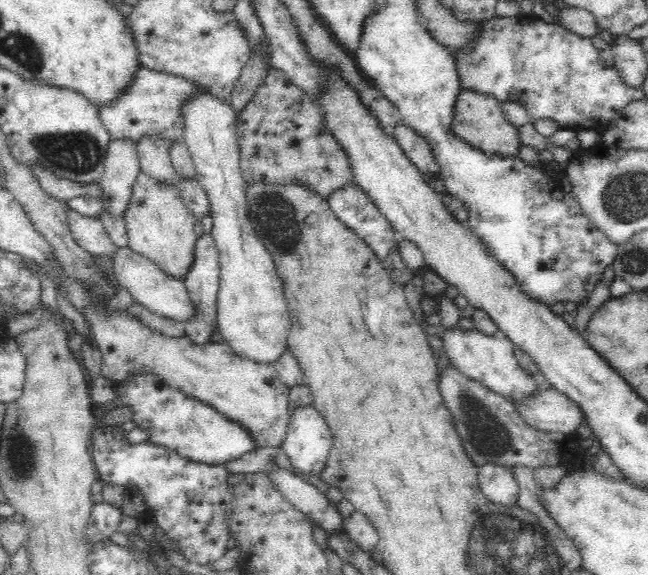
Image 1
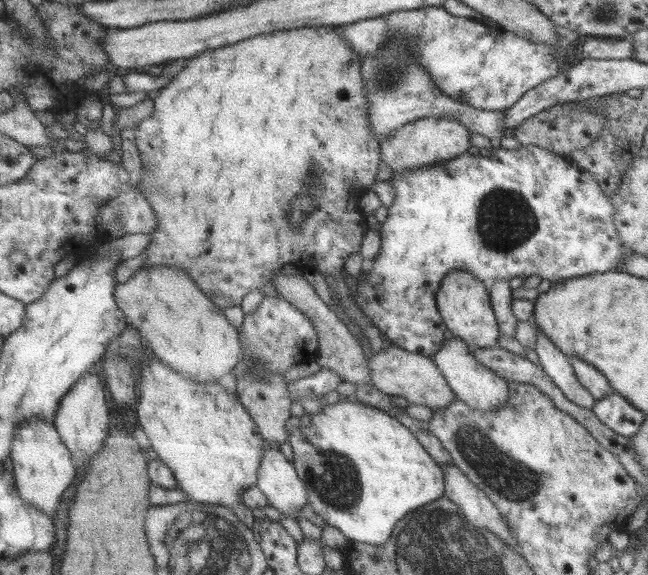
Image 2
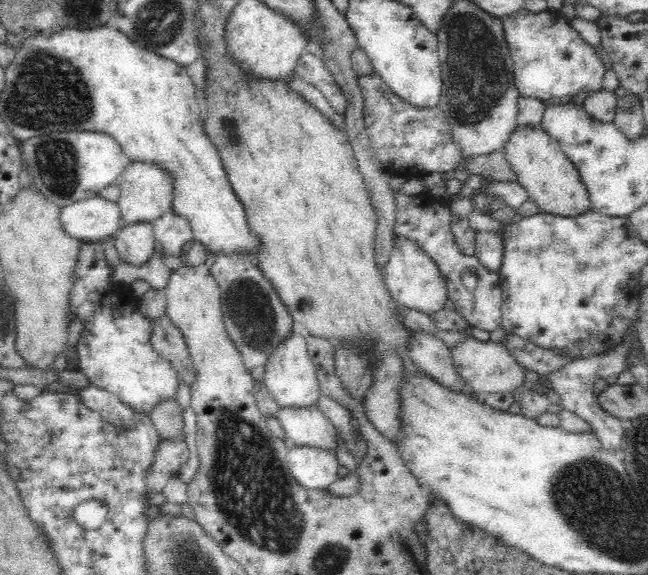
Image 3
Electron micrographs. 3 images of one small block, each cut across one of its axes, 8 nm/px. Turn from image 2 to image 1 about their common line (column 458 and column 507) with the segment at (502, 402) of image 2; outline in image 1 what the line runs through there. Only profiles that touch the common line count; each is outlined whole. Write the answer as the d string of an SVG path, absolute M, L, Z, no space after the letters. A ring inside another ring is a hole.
M456 323L442 330L442 349L448 354L449 364L460 374L475 380L489 390L504 396L508 400L521 399L525 394L532 394L544 387L541 377L526 374L514 356L512 341L503 335L488 335L480 329L464 330Z

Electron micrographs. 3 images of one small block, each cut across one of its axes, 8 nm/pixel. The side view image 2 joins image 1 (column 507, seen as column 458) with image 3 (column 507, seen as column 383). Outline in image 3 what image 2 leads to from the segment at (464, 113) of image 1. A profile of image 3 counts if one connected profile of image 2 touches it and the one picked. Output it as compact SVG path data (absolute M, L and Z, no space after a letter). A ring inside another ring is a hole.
M541 127L516 128L502 151L506 161L518 175L518 183L529 194L529 198L538 204L540 212L573 217L592 211L588 189L580 179L580 172L560 150L556 140Z

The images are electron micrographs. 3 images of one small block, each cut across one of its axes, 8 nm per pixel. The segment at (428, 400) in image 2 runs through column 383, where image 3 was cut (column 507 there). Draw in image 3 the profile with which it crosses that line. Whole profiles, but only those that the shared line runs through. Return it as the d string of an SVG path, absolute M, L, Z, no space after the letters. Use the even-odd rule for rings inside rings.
M464 338L460 342L456 342L454 346L450 346L449 351L458 377L474 394L486 396L486 393L513 392L518 386L521 386L522 382L526 381L524 368L502 342Z

